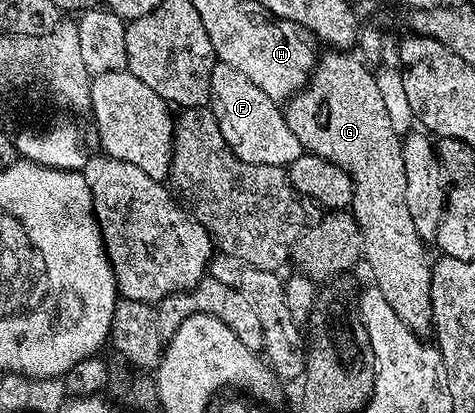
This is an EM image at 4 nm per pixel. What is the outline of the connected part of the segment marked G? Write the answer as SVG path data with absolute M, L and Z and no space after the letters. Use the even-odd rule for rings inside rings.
M328 49L325 55L321 54L316 61L316 70L312 72L308 78L308 84L287 100L286 106L283 108L284 120L286 125L290 125L290 129L294 133L294 137L298 137L298 141L304 146L305 152L318 157L326 157L326 161L334 161L334 165L338 165L352 179L354 183L354 197L350 214L356 218L356 224L360 230L362 237L362 245L364 246L363 262L368 262L368 271L372 274L371 282L380 290L382 297L386 297L386 302L390 304L390 309L394 309L394 313L398 313L398 317L402 317L402 325L409 327L413 333L424 337L433 330L432 326L432 298L430 297L430 285L432 284L432 265L433 260L428 259L428 251L425 240L418 237L418 229L414 229L414 221L410 218L410 209L406 209L406 161L404 160L404 140L401 135L394 129L394 125L390 122L390 117L386 114L386 104L382 102L382 93L378 89L378 81L375 74L370 70L367 71L365 60L357 57L355 59L352 53L344 49Z

